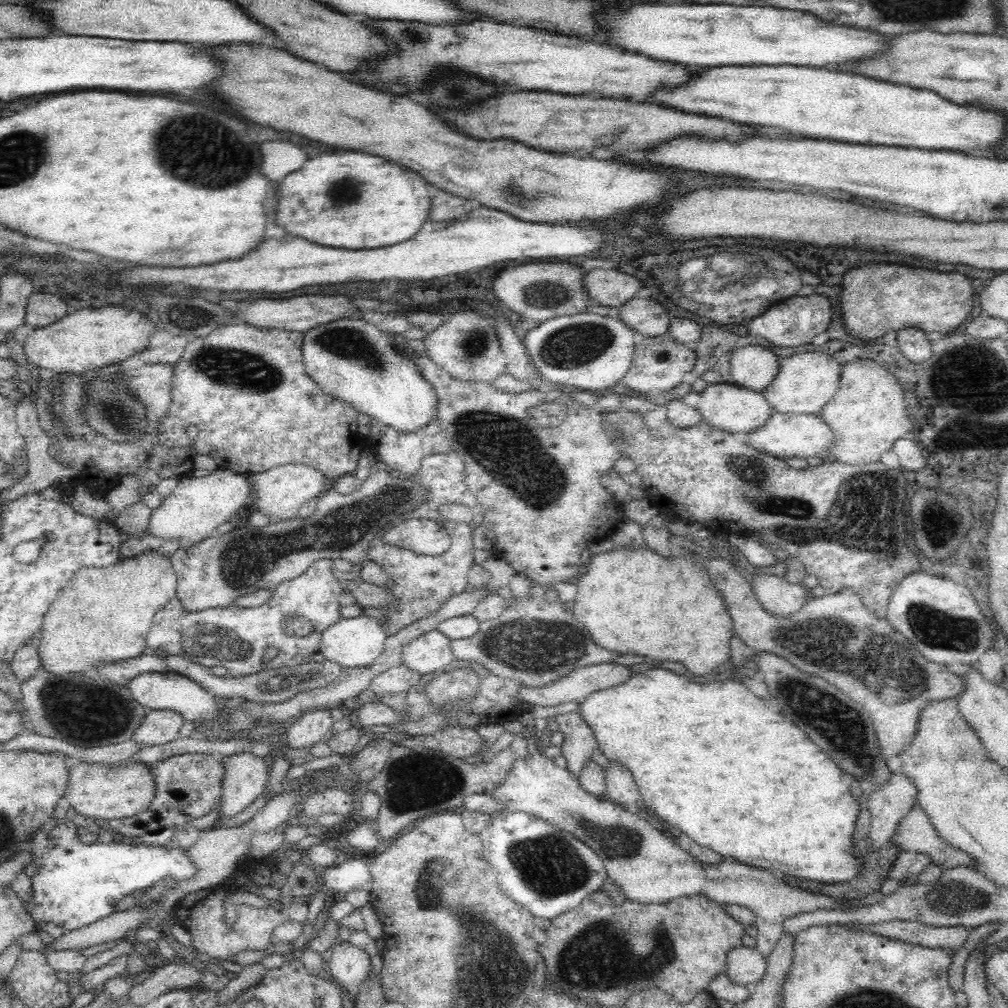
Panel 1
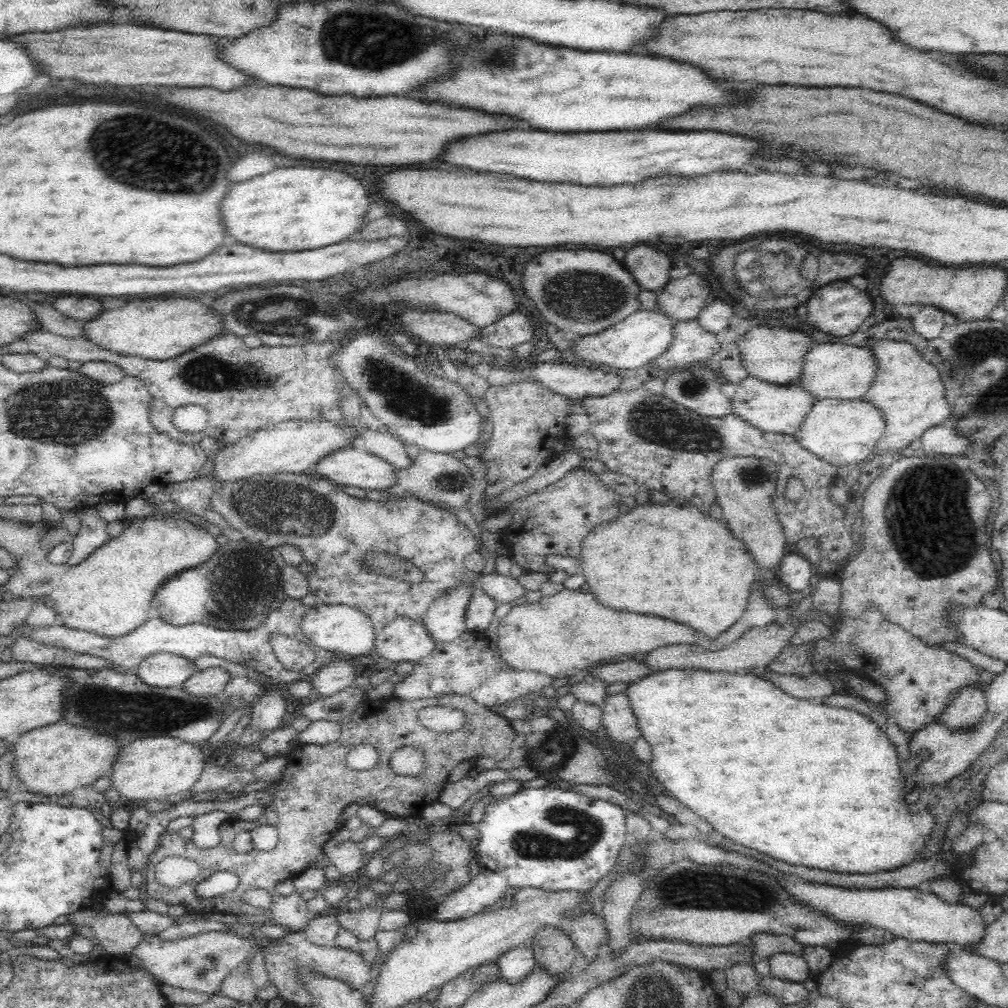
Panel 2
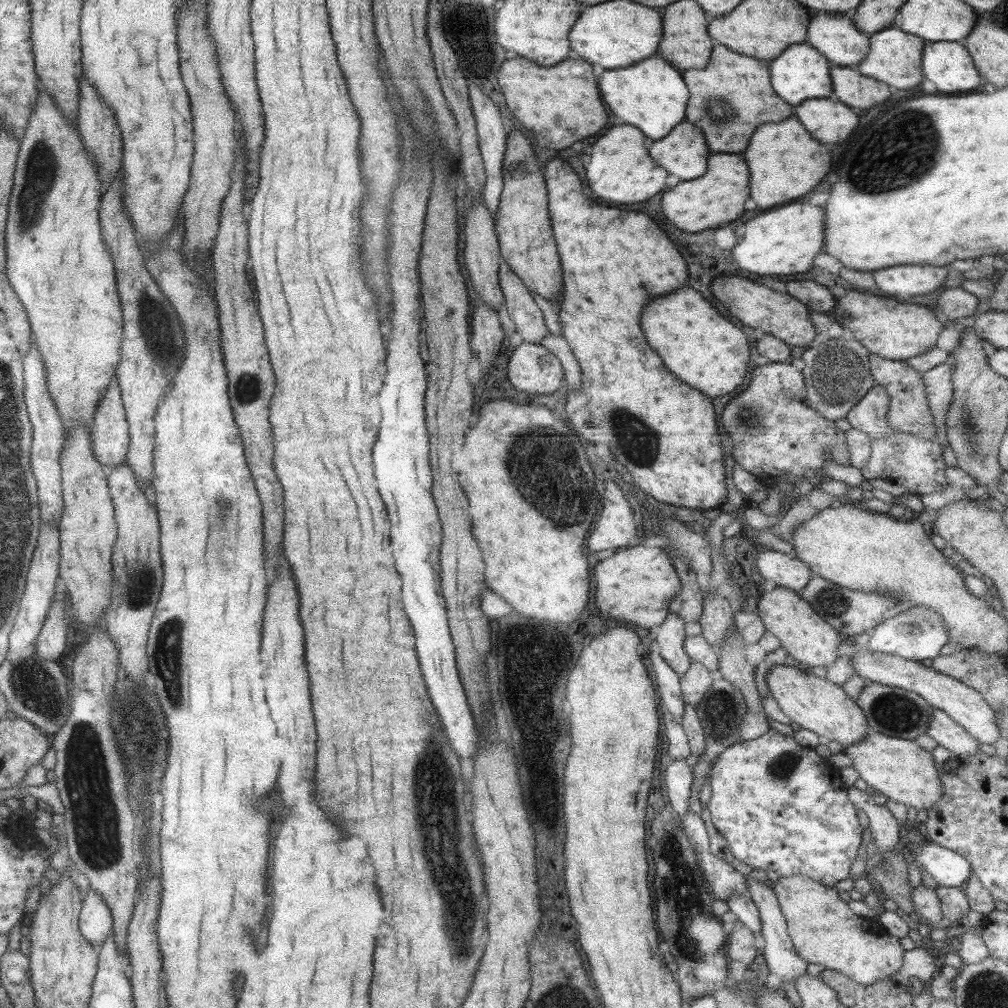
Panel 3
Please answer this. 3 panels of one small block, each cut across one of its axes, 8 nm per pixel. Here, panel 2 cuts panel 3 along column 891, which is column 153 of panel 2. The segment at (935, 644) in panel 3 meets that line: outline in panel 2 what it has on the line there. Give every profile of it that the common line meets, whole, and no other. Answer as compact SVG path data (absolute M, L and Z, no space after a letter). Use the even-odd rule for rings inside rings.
M286 597L280 601L278 610L270 611L263 623L258 624L250 630L216 628L202 622L191 622L176 626L164 621L162 616L147 617L142 626L138 626L134 632L120 636L120 638L102 638L97 634L82 630L70 630L65 626L53 625L37 631L30 631L24 637L36 639L46 644L56 645L62 648L69 648L79 654L90 654L98 658L106 658L115 667L120 667L130 674L136 675L138 666L157 653L169 653L181 658L186 658L190 662L195 662L202 656L216 657L224 659L230 663L239 664L249 671L256 671L262 675L267 682L291 685L294 682L309 680L303 676L294 676L290 671L284 670L278 663L272 648L269 645L269 636L272 633L286 634L292 638L301 640L308 646L312 641L308 639L300 628L300 622L306 615L309 607L304 605L300 599Z

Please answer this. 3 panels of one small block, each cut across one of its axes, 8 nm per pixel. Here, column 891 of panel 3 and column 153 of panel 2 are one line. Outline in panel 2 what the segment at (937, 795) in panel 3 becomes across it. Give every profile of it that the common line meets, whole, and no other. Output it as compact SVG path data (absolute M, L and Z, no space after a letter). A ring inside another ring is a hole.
M150 736L123 746L108 775L111 787L120 792L120 797L126 798L130 807L140 806L151 800L174 799L175 795L189 791L209 762L206 747L199 747L199 744L184 742L179 738Z

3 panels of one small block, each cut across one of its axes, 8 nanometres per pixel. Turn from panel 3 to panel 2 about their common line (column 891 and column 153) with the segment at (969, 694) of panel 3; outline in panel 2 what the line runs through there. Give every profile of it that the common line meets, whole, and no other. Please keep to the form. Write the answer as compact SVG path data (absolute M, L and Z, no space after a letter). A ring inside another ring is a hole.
M157 653L146 658L137 669L137 677L158 688L174 687L188 680L197 668L194 662L169 653Z

